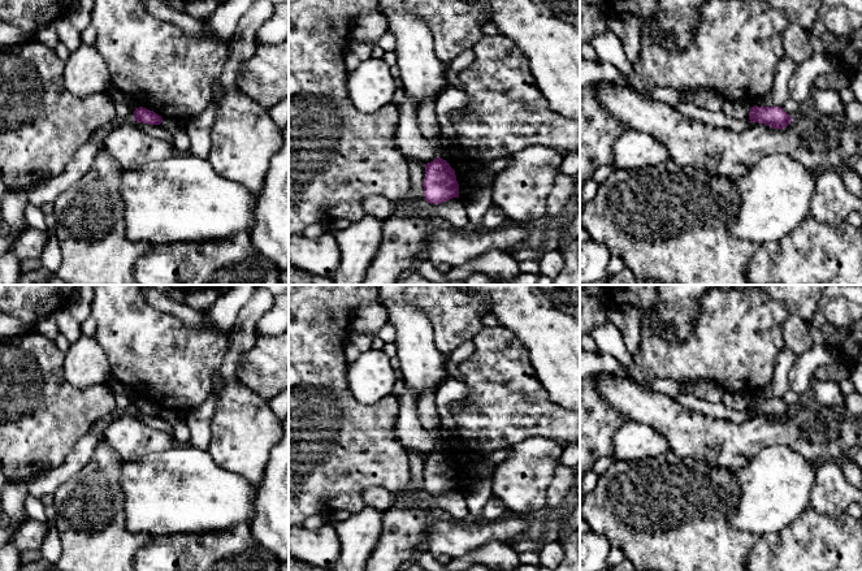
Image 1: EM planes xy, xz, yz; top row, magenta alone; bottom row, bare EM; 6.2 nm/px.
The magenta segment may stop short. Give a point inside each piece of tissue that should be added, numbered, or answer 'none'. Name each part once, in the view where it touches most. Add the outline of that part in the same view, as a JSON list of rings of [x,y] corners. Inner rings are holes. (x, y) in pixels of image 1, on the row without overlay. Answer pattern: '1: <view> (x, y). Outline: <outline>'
none

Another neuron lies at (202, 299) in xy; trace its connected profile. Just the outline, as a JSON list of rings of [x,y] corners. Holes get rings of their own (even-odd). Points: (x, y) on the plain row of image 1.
[[[216,287],[192,289],[186,293],[186,304],[196,311],[208,311],[218,295],[220,290]]]

